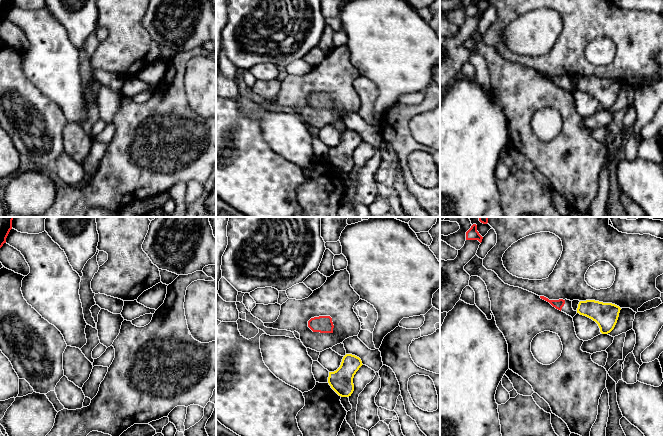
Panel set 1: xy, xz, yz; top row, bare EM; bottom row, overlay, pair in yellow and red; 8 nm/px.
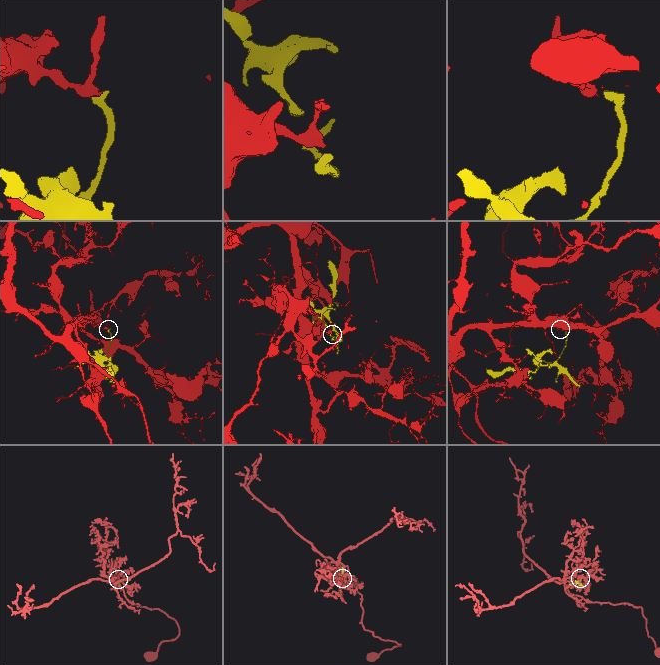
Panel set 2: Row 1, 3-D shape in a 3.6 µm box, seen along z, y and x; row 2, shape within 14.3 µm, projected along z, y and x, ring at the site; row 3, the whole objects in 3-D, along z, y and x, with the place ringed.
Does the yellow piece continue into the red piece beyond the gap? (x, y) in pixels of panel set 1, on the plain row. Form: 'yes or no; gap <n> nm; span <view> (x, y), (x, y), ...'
no; gap 110 nm; span yz (577, 84), (564, 79)

